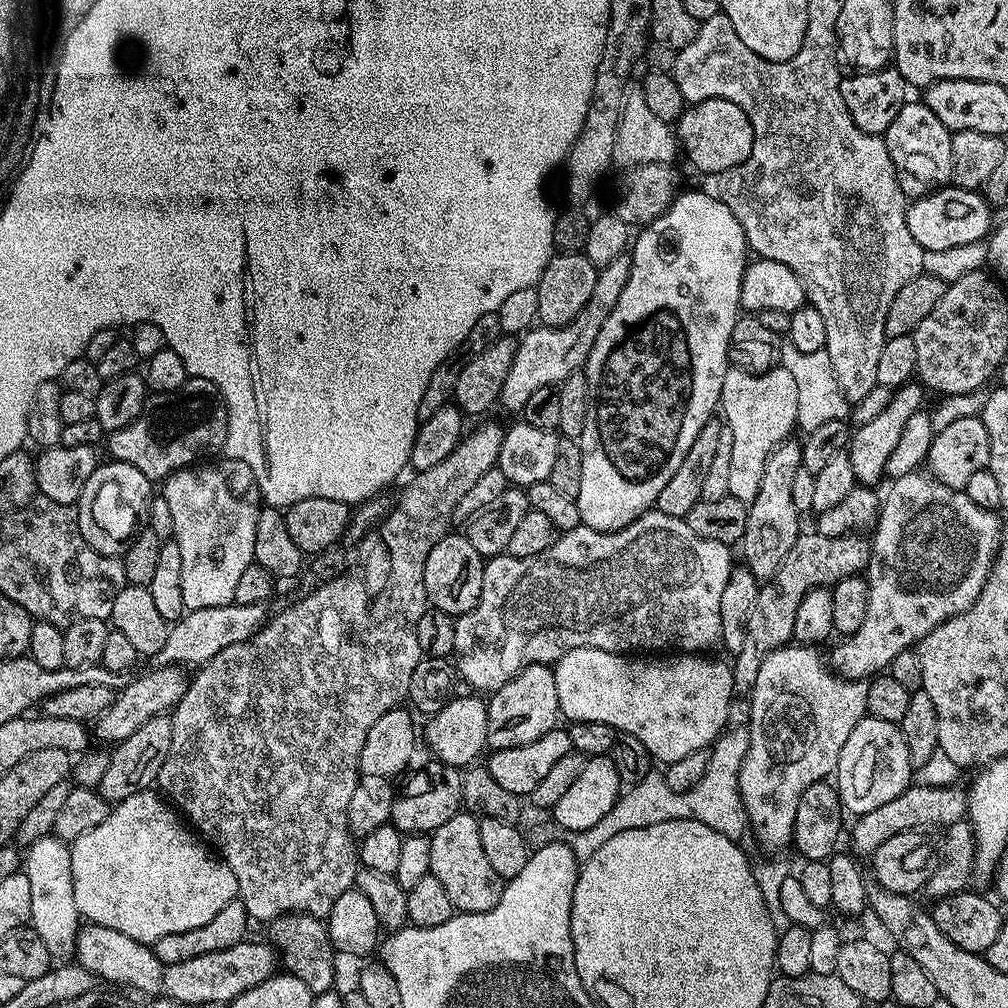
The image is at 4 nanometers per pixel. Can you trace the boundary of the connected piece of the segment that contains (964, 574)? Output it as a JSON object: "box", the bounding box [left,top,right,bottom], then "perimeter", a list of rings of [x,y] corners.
{"box":[830,470,1002,681],"perimeter":[[[917,470],[893,479],[890,485],[892,485],[892,489],[889,490],[888,496],[886,492],[886,495],[883,497],[880,506],[880,517],[876,520],[874,531],[870,536],[872,541],[872,553],[870,554],[870,562],[866,569],[866,579],[868,582],[866,622],[862,622],[862,626],[858,626],[858,630],[853,636],[841,639],[839,641],[841,644],[832,652],[832,660],[830,656],[830,667],[832,671],[835,672],[837,676],[843,676],[846,680],[867,681],[869,678],[883,673],[885,669],[891,665],[893,658],[896,657],[897,654],[902,654],[902,650],[919,645],[920,640],[926,638],[926,634],[930,634],[930,630],[934,630],[940,626],[942,622],[946,622],[958,614],[970,610],[970,606],[974,606],[978,594],[982,594],[982,586],[990,574],[992,563],[996,560],[996,551],[1000,549],[1002,533],[1000,533],[999,515],[997,515],[996,512],[986,510],[982,506],[977,506],[975,502],[970,502],[970,498],[963,490],[951,488],[942,482],[938,482],[931,474],[924,470]]]}

